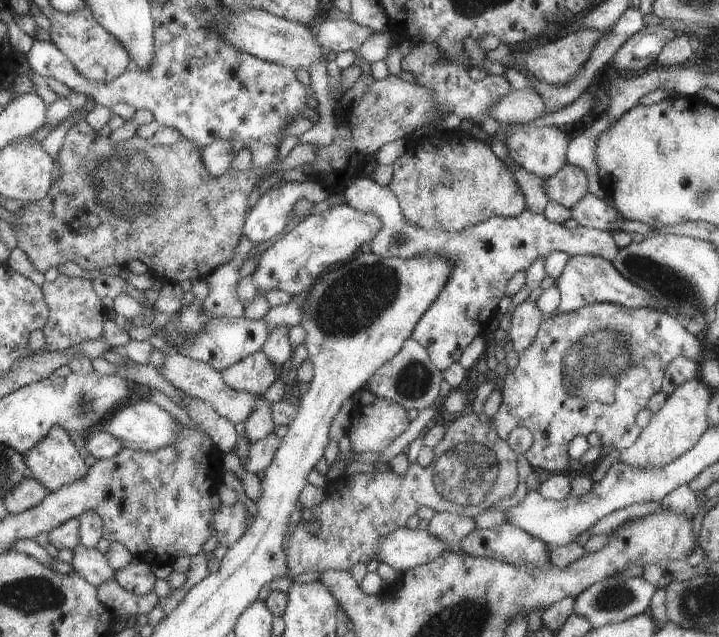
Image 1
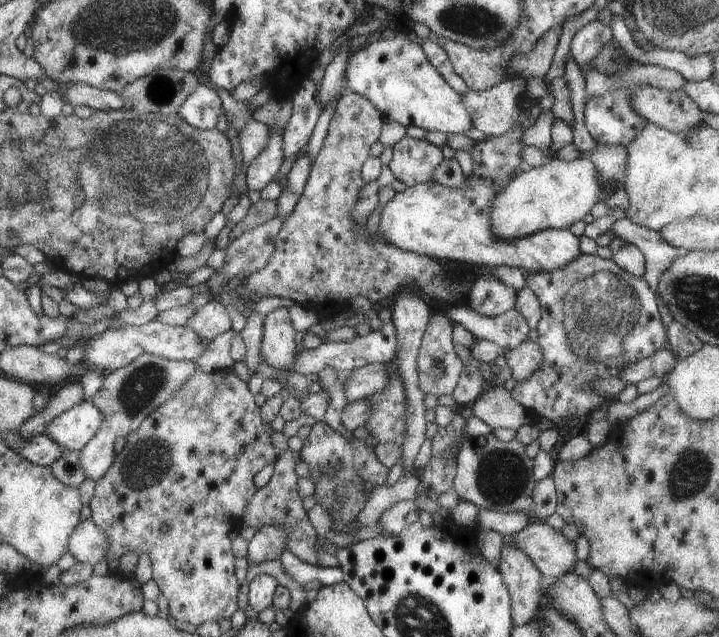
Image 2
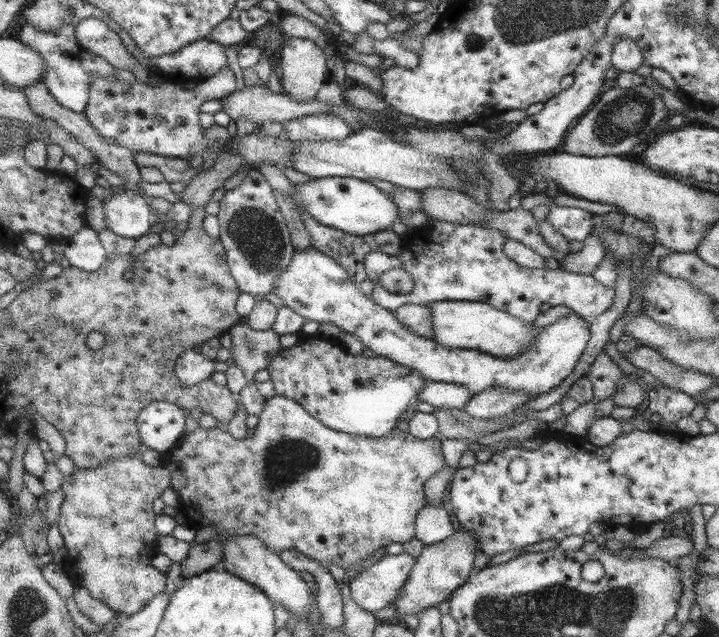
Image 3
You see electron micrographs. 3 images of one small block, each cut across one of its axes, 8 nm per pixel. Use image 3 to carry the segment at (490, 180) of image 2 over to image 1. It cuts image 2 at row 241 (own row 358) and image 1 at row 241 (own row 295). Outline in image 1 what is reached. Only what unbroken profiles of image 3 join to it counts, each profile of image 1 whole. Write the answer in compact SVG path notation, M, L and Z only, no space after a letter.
M347 203L309 215L261 253L257 268L251 274L253 286L257 288L259 296L271 288L283 290L291 297L302 294L313 286L315 278L319 278L329 264L351 260L351 254L359 248L359 244L363 240L371 240L371 236L375 236L379 230L381 218L377 218L377 214L353 210Z

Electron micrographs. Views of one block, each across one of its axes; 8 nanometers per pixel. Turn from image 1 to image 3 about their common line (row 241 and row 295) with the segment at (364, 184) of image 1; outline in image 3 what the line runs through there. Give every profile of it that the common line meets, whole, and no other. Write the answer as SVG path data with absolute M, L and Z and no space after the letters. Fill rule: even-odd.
M432 221L432 224L423 229L409 229L401 237L401 246L403 250L397 252L395 256L381 254L380 252L368 252L366 257L365 276L373 283L373 289L370 293L371 299L378 305L393 312L401 305L422 305L429 302L447 301L477 301L492 305L493 308L508 312L509 315L521 319L523 323L534 322L536 316L540 314L539 305L550 304L551 307L563 305L570 311L575 312L577 316L588 320L607 311L612 306L613 289L608 289L603 284L597 282L591 275L581 275L571 273L561 268L525 268L517 266L516 261L509 260L503 252L501 246L504 246L505 236L491 229L483 229L461 224L453 225L442 221ZM390 268L402 268L411 276L413 280L412 290L406 294L389 293L378 282L378 276Z

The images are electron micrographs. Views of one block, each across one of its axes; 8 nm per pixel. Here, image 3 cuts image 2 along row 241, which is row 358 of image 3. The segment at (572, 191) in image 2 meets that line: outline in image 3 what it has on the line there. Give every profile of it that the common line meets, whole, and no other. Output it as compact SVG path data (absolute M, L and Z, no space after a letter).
M477 301L429 302L432 320L432 339L449 348L476 349L496 358L511 359L529 346L529 342L539 334L541 327L534 323L523 323L508 312L493 308L492 305Z

